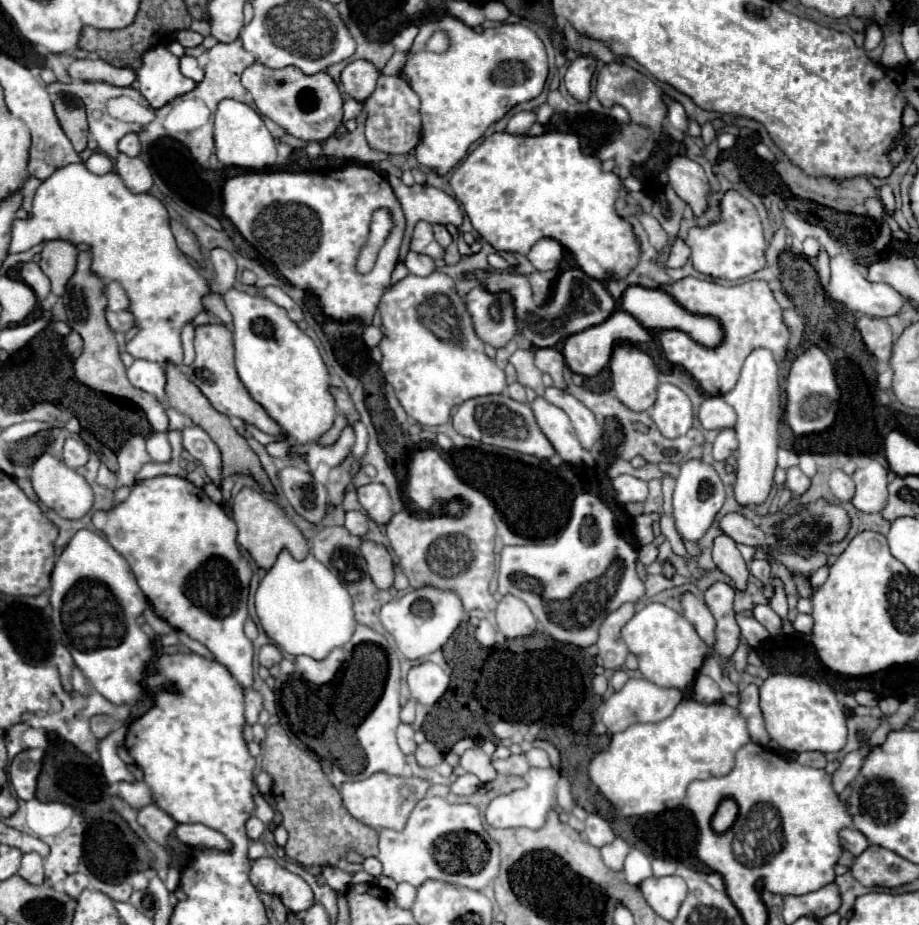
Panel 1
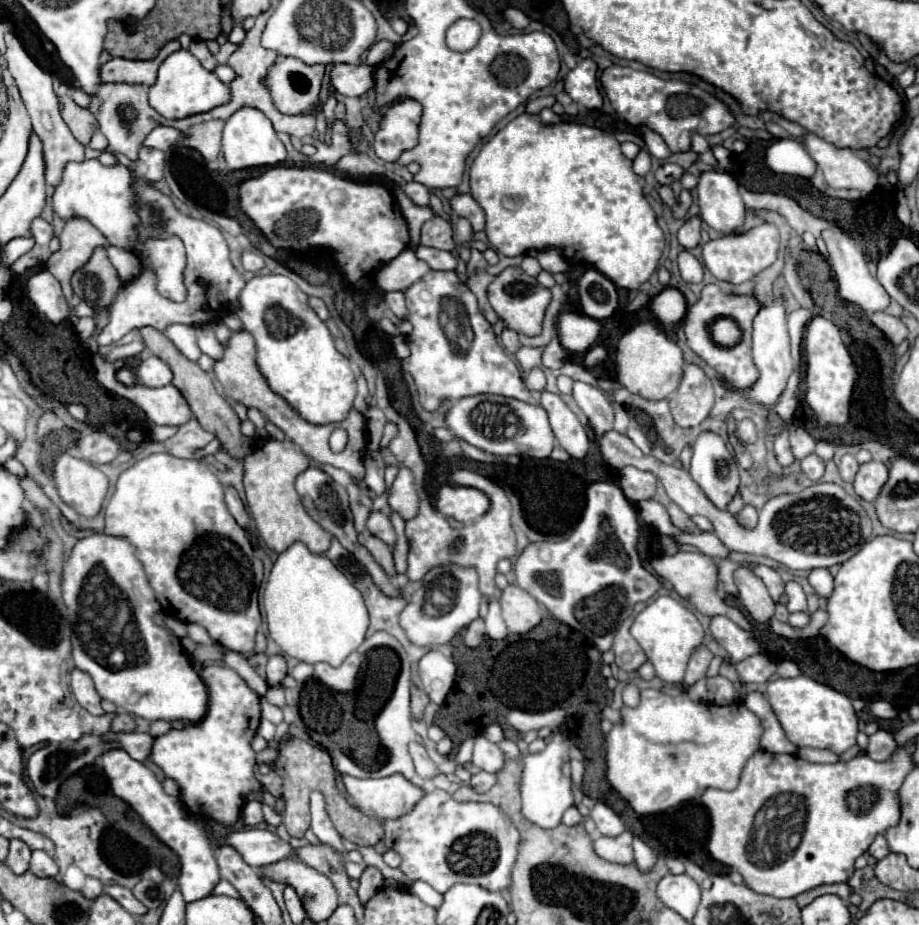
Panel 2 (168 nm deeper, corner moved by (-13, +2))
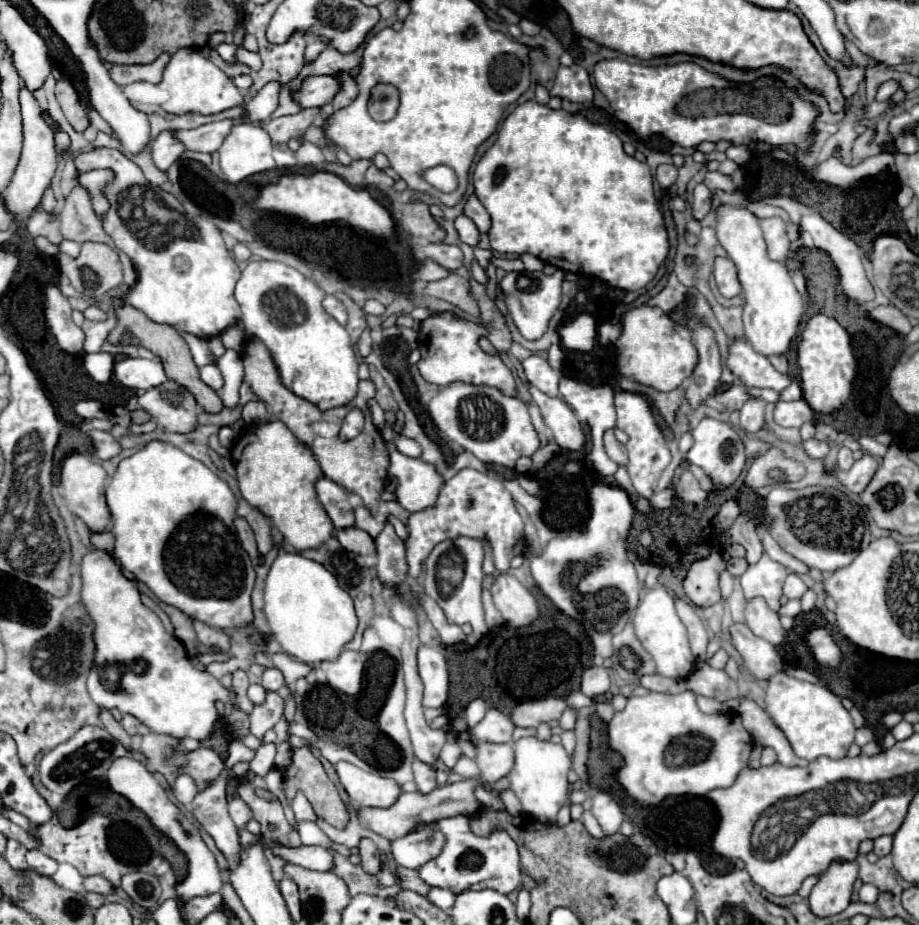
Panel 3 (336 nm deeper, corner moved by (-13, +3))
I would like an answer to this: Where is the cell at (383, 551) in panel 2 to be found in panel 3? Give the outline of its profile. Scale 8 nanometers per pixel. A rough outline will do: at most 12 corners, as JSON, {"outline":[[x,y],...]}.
{"outline":[[357,527],[337,531],[347,551],[375,555],[373,537]]}

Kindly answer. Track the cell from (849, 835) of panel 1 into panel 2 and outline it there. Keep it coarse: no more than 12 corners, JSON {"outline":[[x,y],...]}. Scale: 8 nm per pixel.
{"outline":[[883,834],[873,840],[869,854],[877,860],[885,858],[891,850]]}

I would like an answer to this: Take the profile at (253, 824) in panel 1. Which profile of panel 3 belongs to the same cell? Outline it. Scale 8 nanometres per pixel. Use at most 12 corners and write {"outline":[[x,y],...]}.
{"outline":[[241,797],[229,801],[229,815],[237,829],[253,817],[253,811]]}

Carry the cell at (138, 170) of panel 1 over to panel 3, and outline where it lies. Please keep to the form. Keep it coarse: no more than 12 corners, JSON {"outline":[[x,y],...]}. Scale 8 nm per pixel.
{"outline":[[163,131],[151,141],[157,169],[167,171],[183,153],[173,131]]}

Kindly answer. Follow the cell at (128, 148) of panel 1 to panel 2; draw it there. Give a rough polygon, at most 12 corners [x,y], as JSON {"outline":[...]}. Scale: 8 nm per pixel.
{"outline":[[157,126],[147,138],[145,146],[167,150],[185,132],[169,126]]}

